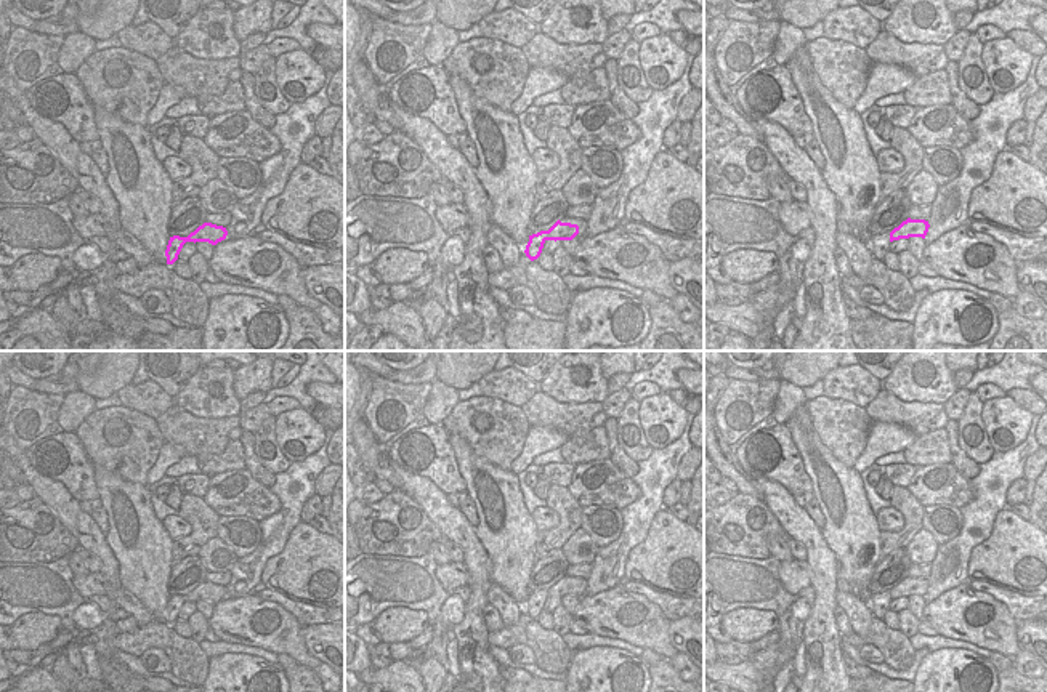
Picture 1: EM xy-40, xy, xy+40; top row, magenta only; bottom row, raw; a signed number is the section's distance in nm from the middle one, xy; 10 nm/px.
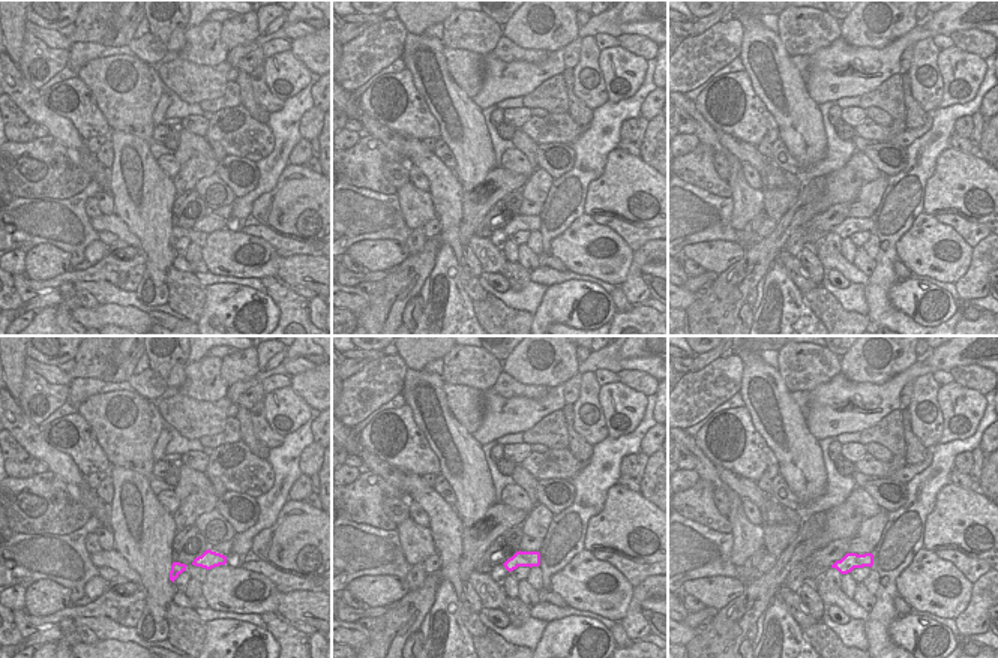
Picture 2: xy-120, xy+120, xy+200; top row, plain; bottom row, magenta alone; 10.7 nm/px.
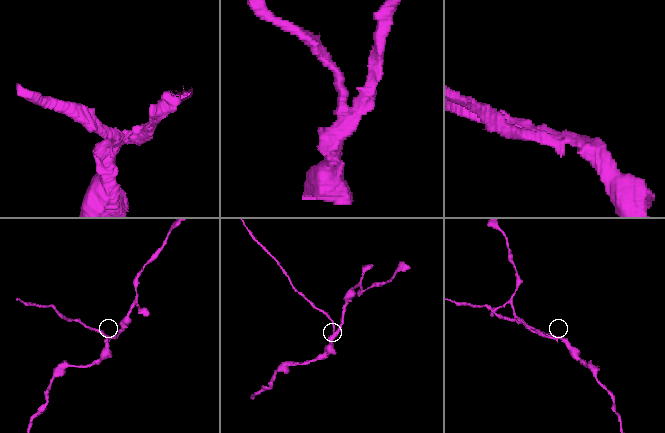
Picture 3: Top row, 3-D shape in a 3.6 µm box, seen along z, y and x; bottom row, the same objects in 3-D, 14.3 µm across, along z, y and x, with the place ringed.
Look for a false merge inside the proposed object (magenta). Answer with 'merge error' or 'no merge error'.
merge error

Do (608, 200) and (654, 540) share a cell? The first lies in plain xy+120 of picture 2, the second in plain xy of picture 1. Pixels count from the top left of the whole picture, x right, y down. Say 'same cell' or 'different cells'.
same cell

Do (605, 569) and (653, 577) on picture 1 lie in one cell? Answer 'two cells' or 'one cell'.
two cells

